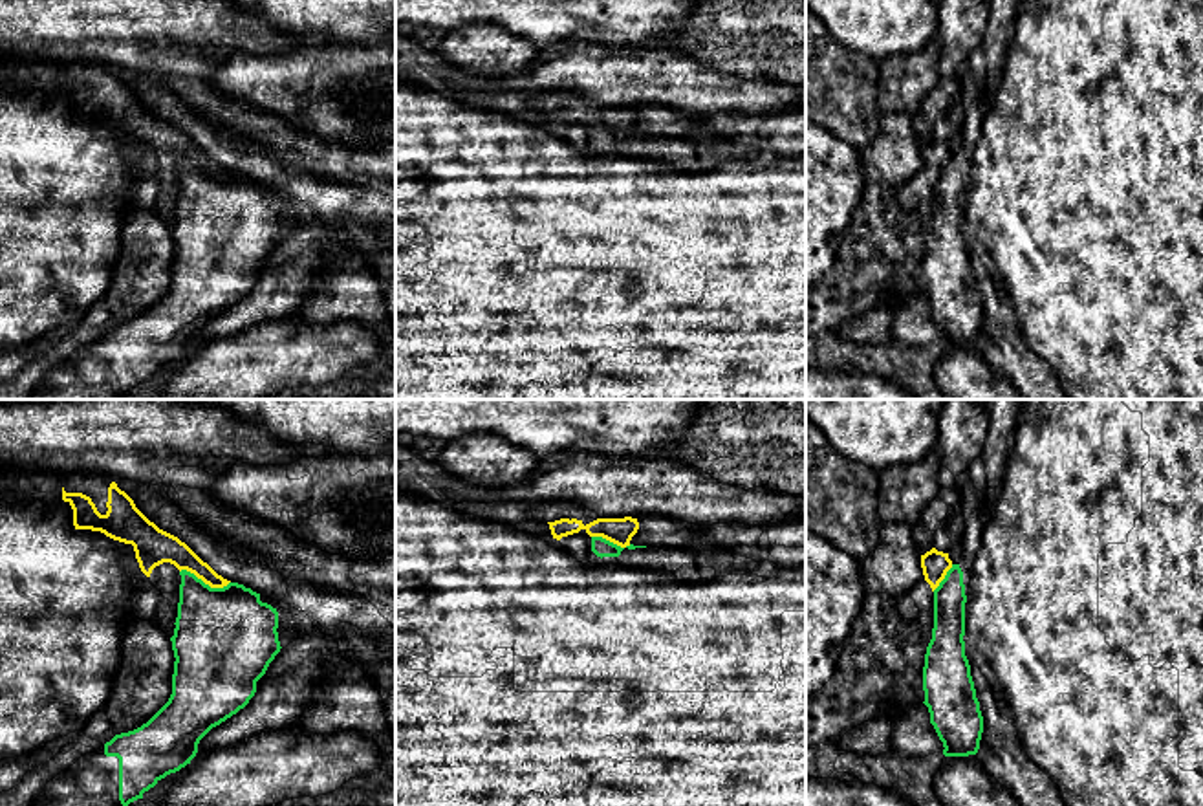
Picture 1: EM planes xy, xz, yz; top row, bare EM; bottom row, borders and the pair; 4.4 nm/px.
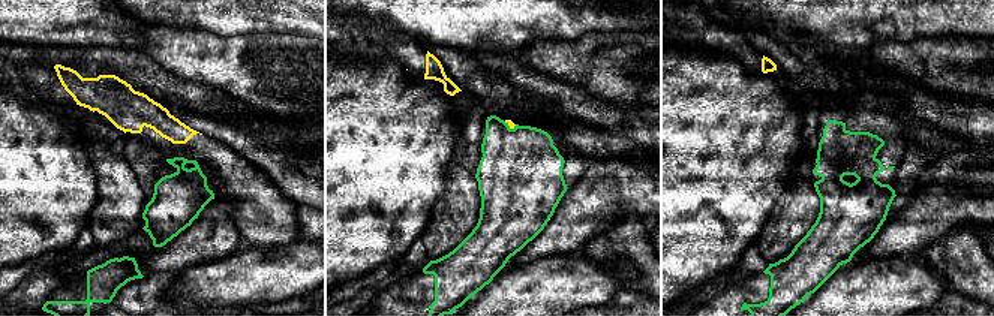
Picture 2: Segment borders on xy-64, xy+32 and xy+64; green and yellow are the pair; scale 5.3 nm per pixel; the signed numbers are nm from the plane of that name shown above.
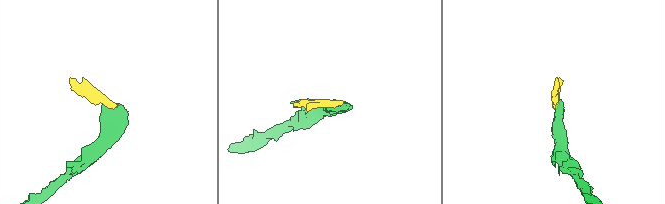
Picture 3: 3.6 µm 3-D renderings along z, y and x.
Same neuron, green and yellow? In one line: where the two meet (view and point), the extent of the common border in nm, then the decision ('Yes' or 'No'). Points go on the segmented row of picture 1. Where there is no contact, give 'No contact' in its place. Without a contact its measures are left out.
Touches green at xy (204, 583). Shared border 240 nm. No

